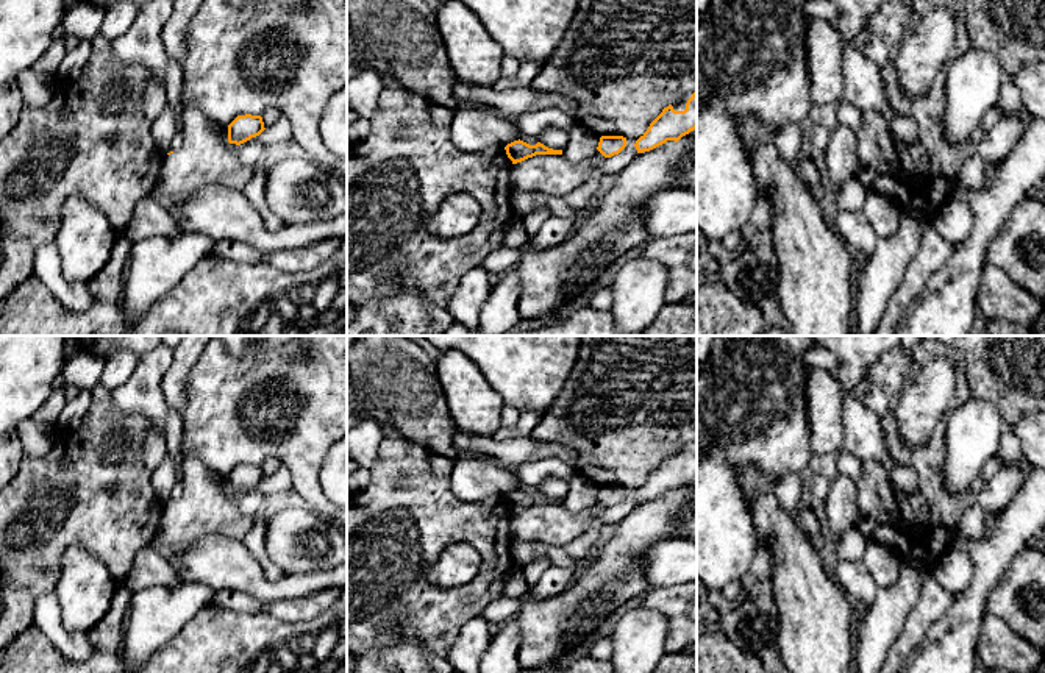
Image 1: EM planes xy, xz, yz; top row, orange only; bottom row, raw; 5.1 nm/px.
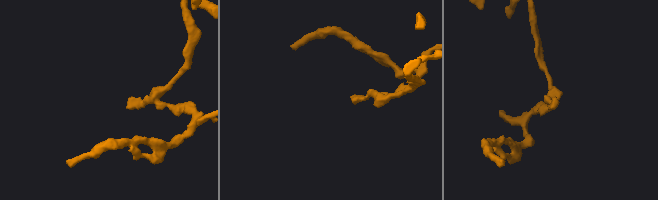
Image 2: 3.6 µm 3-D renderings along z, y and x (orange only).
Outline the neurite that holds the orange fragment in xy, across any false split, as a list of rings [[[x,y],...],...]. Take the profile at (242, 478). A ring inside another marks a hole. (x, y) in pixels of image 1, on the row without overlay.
[[[237,465],[230,475],[228,475],[228,492],[241,495],[251,487],[259,486],[264,481],[264,472],[261,465]]]

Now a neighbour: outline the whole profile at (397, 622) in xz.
[[[392,612],[391,618],[381,625],[378,629],[378,634],[384,637],[392,637],[405,629],[405,626],[409,625],[406,617],[400,612]]]

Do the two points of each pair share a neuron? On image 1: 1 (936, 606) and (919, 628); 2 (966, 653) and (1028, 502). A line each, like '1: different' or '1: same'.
1: same
2: same

